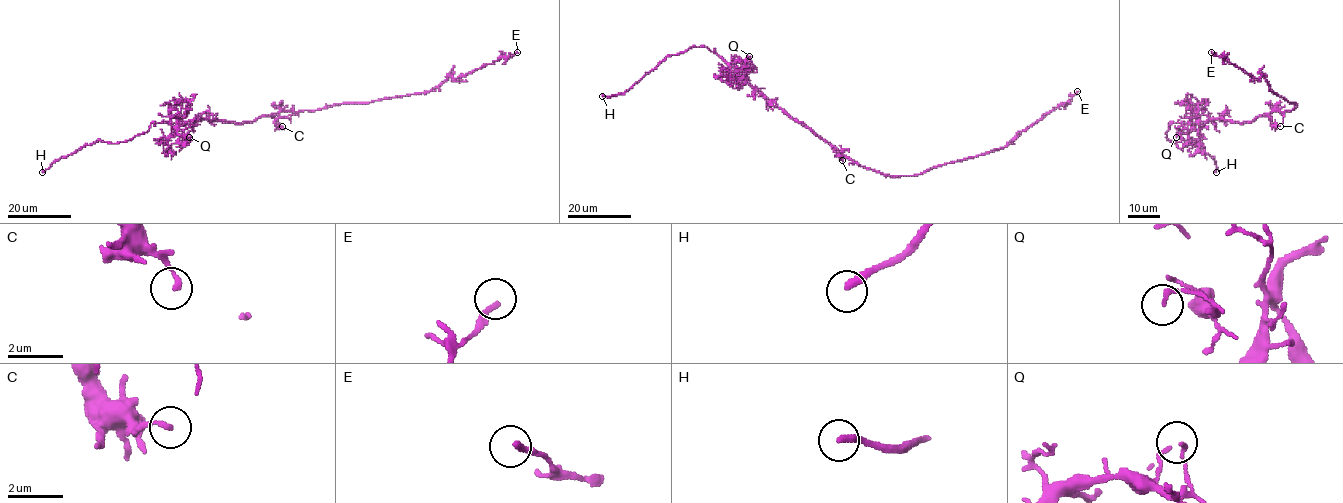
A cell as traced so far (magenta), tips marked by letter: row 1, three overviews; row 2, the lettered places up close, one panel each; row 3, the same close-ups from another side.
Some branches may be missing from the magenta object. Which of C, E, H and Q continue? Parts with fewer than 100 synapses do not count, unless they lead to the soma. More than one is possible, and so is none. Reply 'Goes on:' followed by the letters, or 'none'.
Goes on: H

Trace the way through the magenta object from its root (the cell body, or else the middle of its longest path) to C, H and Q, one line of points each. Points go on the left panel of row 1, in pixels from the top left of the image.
C: (270, 114), (277, 114), (277, 122), (282, 126)
H: (270, 114), (239, 123), (152, 122), (146, 132), (123, 142), (97, 140), (85, 145), (42, 172)
Q: (270, 114), (239, 123), (183, 121), (175, 133), (189, 137)

